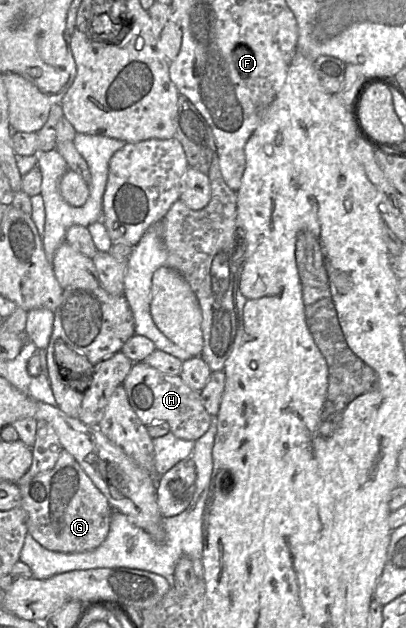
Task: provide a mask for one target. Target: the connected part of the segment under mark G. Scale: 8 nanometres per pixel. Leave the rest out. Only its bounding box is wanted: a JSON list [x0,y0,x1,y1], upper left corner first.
[18,450,114,553]

